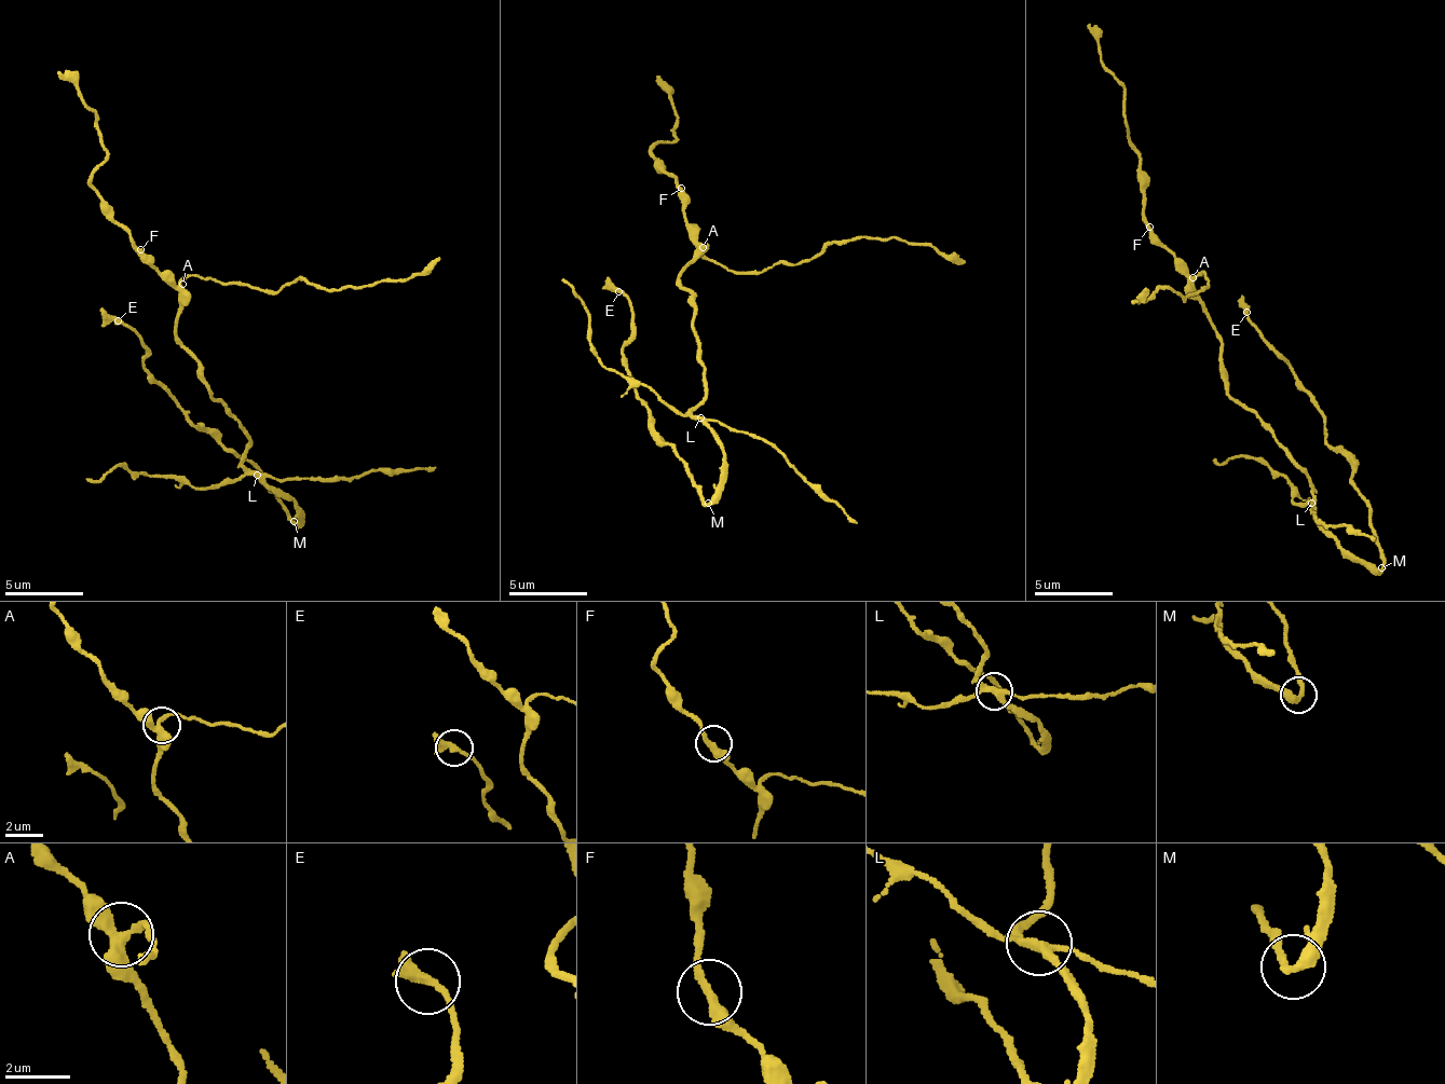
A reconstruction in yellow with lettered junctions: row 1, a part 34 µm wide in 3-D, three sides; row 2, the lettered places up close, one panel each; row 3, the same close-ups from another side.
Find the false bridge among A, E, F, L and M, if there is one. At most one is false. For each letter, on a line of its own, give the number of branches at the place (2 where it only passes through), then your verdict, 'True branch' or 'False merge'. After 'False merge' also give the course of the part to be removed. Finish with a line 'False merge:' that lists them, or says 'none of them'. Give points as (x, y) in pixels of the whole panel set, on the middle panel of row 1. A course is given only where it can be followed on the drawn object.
A: Branches: 3. True branch
E: Branches: 2. True branch
F: Branches: 2. True branch
L: Branches: 4. False merge. Course of the part to remove: (701, 419), (677, 414), (645, 386), (610, 371), (589, 338), (587, 305), (562, 278)
M: Branches: 2. True branch
False merge: L

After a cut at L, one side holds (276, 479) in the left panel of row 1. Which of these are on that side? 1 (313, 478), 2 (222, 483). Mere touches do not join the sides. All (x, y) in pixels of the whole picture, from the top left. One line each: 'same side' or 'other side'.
1: same side
2: same side

